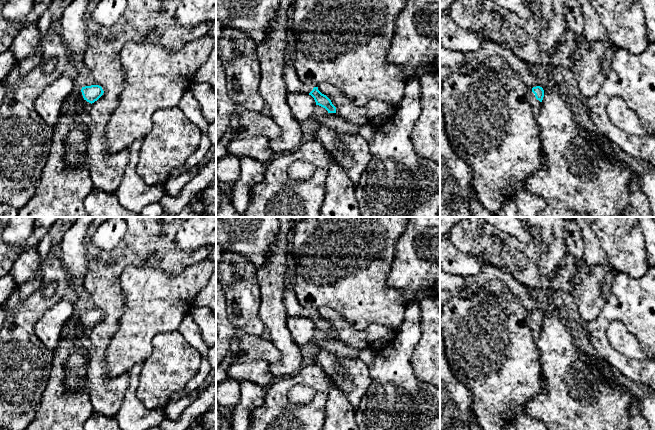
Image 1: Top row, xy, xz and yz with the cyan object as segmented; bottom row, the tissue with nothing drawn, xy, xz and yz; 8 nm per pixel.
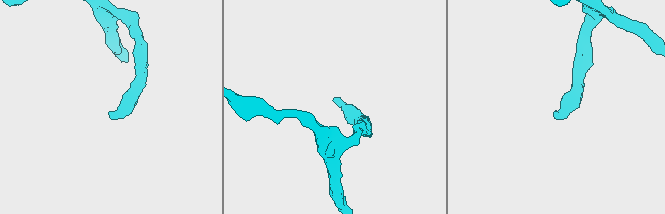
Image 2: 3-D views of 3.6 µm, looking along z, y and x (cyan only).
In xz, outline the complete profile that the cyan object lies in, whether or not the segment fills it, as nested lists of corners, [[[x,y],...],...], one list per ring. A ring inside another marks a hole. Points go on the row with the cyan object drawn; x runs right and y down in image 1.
[[[290,64],[284,66],[284,80],[288,93],[305,93],[311,95],[316,105],[325,108],[328,113],[336,113],[336,107],[332,104],[331,100],[324,94],[322,94],[318,87],[314,87],[312,84],[303,83],[297,76],[294,68]]]

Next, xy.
[[[99,85],[82,87],[80,92],[64,100],[62,104],[62,114],[73,112],[78,106],[89,111],[91,105],[97,101],[103,93],[104,91]]]

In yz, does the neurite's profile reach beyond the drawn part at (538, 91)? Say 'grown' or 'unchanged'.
grown

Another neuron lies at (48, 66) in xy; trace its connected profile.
[[[42,57],[38,63],[38,67],[40,67],[45,73],[51,73],[54,71],[57,64],[56,58],[50,58],[44,60]]]

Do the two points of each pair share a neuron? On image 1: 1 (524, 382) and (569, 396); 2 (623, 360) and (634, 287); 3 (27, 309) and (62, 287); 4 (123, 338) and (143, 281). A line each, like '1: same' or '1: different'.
1: different
2: same
3: same
4: same

